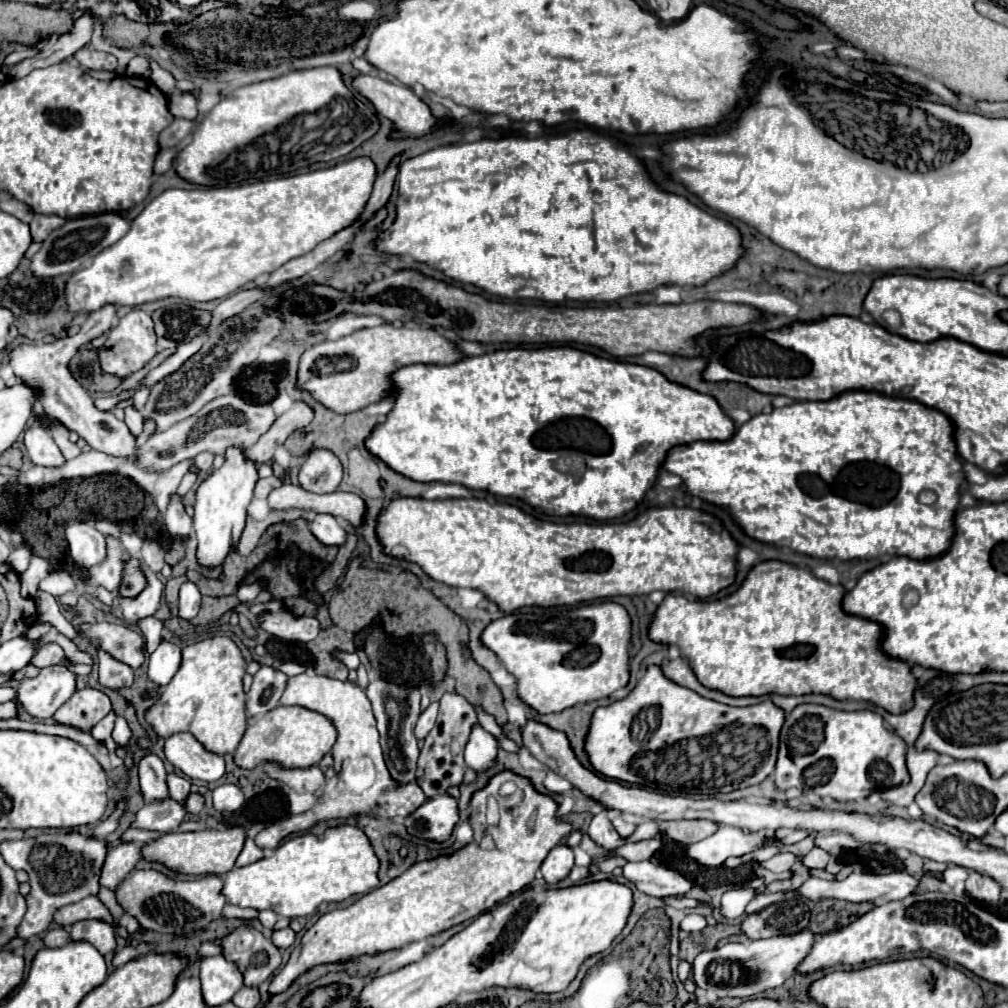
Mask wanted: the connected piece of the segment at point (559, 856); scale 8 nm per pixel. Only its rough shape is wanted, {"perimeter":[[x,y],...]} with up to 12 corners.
{"perimeter":[[553,847],[541,865],[545,883],[557,885],[573,869],[573,849]]}

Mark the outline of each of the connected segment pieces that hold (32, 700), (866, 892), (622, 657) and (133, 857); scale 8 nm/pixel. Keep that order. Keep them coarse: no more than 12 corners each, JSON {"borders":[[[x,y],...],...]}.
{"borders":[[[59,665],[23,679],[17,699],[33,719],[49,719],[77,691]],[[853,873],[845,881],[811,877],[797,891],[809,901],[905,899],[919,879]],[[611,601],[491,621],[481,643],[537,713],[627,685]],[[137,845],[107,851],[99,883],[115,887],[141,859]]]}

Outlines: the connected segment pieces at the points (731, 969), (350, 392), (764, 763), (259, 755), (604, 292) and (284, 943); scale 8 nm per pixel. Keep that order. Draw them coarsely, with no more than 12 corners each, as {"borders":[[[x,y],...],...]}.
{"borders":[[[813,933],[727,943],[693,961],[711,997],[753,997],[791,977]],[[391,323],[321,341],[297,387],[335,413],[389,395],[413,363],[449,365],[455,343]],[[649,665],[593,711],[593,771],[679,795],[757,785],[785,713]],[[275,707],[249,723],[233,761],[311,767],[337,739],[305,707]],[[573,131],[399,165],[373,239],[507,299],[699,287],[737,227]],[[279,929],[271,933],[277,949],[287,949],[295,941],[293,929]]]}

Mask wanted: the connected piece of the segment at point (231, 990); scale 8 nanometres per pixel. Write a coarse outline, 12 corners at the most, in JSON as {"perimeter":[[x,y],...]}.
{"perimeter":[[223,955],[203,959],[199,979],[209,1007],[231,1001],[243,975]]}

